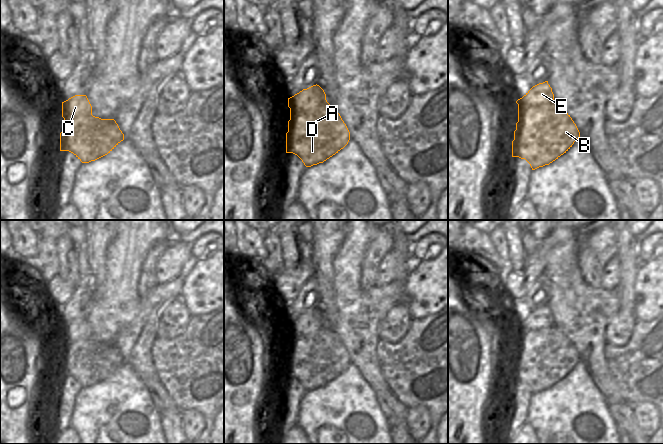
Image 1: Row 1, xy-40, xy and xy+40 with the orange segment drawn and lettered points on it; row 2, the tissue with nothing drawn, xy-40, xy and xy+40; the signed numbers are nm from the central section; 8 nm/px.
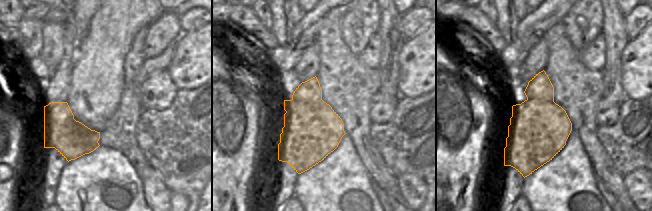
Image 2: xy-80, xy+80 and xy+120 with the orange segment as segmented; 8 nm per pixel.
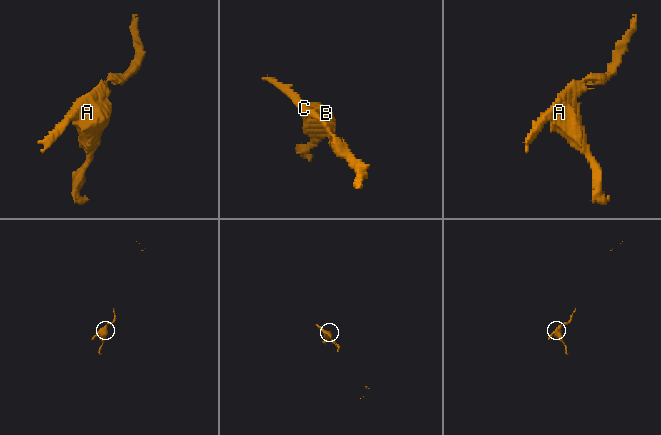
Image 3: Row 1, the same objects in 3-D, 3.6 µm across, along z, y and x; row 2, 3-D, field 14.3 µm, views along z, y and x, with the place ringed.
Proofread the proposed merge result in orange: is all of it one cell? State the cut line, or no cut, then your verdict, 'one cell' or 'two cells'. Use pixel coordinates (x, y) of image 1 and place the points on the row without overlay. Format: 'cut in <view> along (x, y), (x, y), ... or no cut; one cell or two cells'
cut in xy along (327, 326), (312, 334), (290, 339); two cells

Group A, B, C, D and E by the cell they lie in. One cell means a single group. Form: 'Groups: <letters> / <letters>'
Groups: A B D / C E

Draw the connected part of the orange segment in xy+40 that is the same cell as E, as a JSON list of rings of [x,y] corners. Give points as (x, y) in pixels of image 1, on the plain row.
[[[548,305],[533,310],[522,322],[516,325],[518,331],[539,331],[554,327],[554,318]]]

